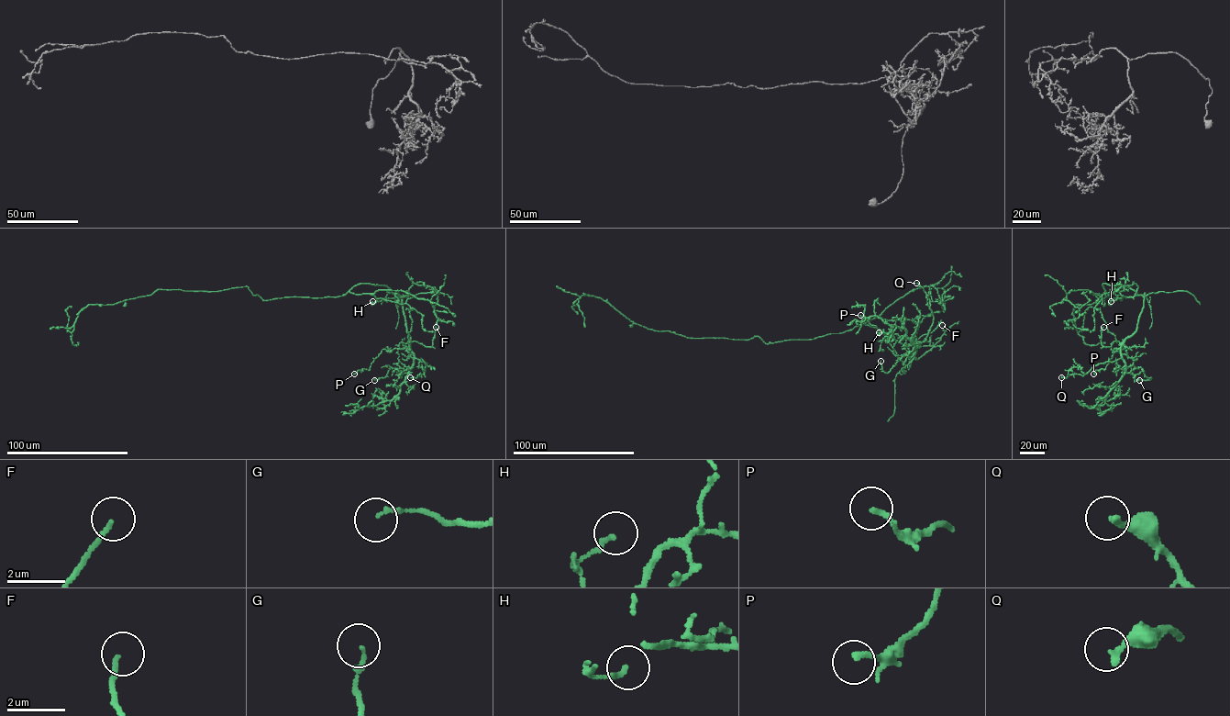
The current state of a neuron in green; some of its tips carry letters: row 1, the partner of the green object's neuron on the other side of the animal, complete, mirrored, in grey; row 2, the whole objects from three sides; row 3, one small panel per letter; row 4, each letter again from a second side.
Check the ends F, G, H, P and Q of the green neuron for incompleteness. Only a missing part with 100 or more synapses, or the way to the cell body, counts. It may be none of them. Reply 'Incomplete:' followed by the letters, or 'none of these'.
Incomplete: none of these

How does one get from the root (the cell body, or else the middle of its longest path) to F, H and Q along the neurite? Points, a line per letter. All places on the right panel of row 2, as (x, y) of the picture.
F: (1117, 297), (1109, 296), (1102, 285), (1125, 285), (1144, 296), (1137, 328), (1122, 342), (1104, 347), (1103, 327)
H: (1117, 297), (1109, 296), (1102, 285), (1125, 285), (1144, 296), (1118, 298), (1110, 301), (1111, 304), (1111, 301)
Q: (1117, 297), (1102, 285), (1125, 285), (1144, 296), (1137, 328), (1122, 345), (1121, 357), (1061, 377)

